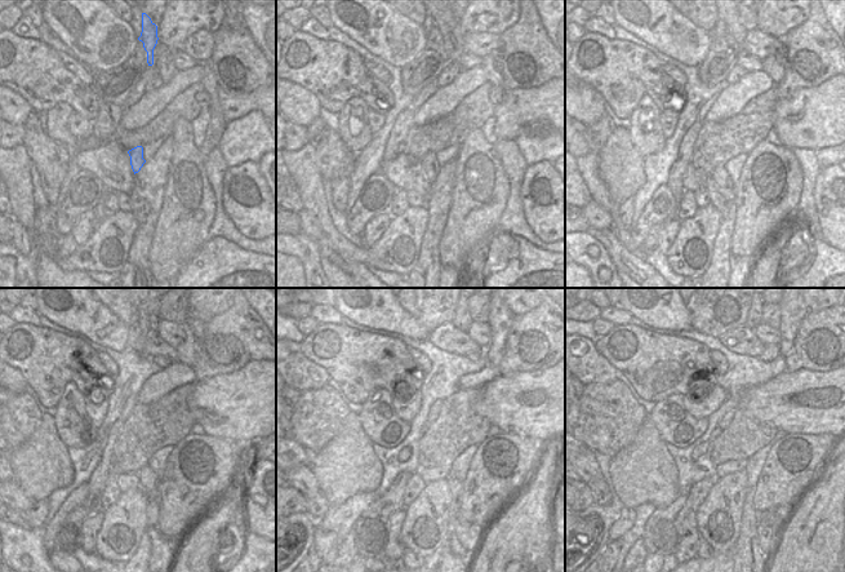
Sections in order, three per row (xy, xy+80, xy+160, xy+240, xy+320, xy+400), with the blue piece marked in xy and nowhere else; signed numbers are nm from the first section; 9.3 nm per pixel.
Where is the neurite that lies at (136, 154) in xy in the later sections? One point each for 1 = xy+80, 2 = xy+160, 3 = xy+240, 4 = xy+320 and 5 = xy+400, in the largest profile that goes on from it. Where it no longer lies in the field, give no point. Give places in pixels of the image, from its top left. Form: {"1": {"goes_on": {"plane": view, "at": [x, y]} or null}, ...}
{"1": {"goes_on": {"plane": "xy+80", "at": [430, 165]}}, "2": {"goes_on": {"plane": "xy+160", "at": [720, 176]}}, "3": {"goes_on": {"plane": "xy+240", "at": [149, 480]}}, "4": {"goes_on": {"plane": "xy+320", "at": [456, 487]}}, "5": {"goes_on": {"plane": "xy+400", "at": [746, 550]}}}

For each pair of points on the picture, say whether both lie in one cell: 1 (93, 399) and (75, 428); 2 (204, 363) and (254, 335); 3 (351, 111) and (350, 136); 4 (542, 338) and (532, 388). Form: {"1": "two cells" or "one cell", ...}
{"1": "two cells", "2": "one cell", "3": "one cell", "4": "two cells"}

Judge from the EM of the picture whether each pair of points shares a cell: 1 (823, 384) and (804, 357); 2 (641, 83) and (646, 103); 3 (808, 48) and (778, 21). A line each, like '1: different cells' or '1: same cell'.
1: different cells
2: different cells
3: different cells

